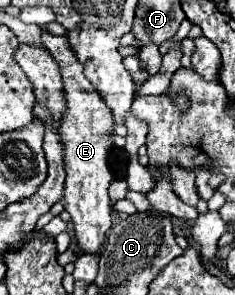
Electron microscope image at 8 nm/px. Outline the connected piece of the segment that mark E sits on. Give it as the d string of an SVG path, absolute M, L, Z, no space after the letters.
M46 25L42 29L42 47L54 57L60 67L64 81L64 97L66 109L62 113L60 127L60 143L64 145L64 169L66 169L66 187L64 187L64 209L72 215L78 247L86 253L98 253L104 247L106 233L112 227L112 207L108 197L108 187L112 183L112 171L108 167L108 153L114 147L110 139L114 131L114 115L110 107L104 103L102 95L94 89L94 85L84 77L84 67L76 59L68 37L50 35Z

